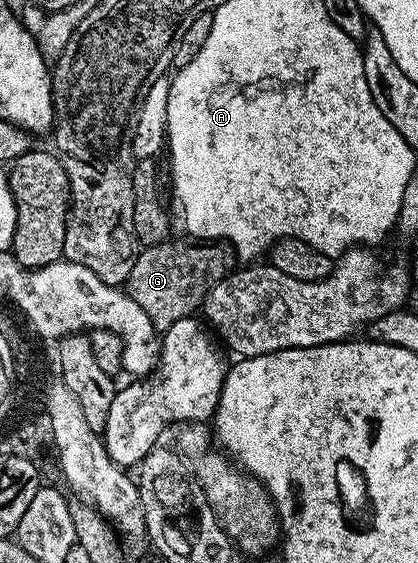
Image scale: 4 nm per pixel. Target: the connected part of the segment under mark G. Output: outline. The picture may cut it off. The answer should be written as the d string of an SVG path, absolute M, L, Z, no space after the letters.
M171 237L165 243L157 243L154 247L142 247L134 256L132 273L126 278L124 290L136 304L140 305L152 321L158 332L164 333L176 321L189 319L195 314L194 310L201 308L206 301L206 294L215 287L221 279L226 278L231 270L232 255L221 242L195 241L190 237Z

